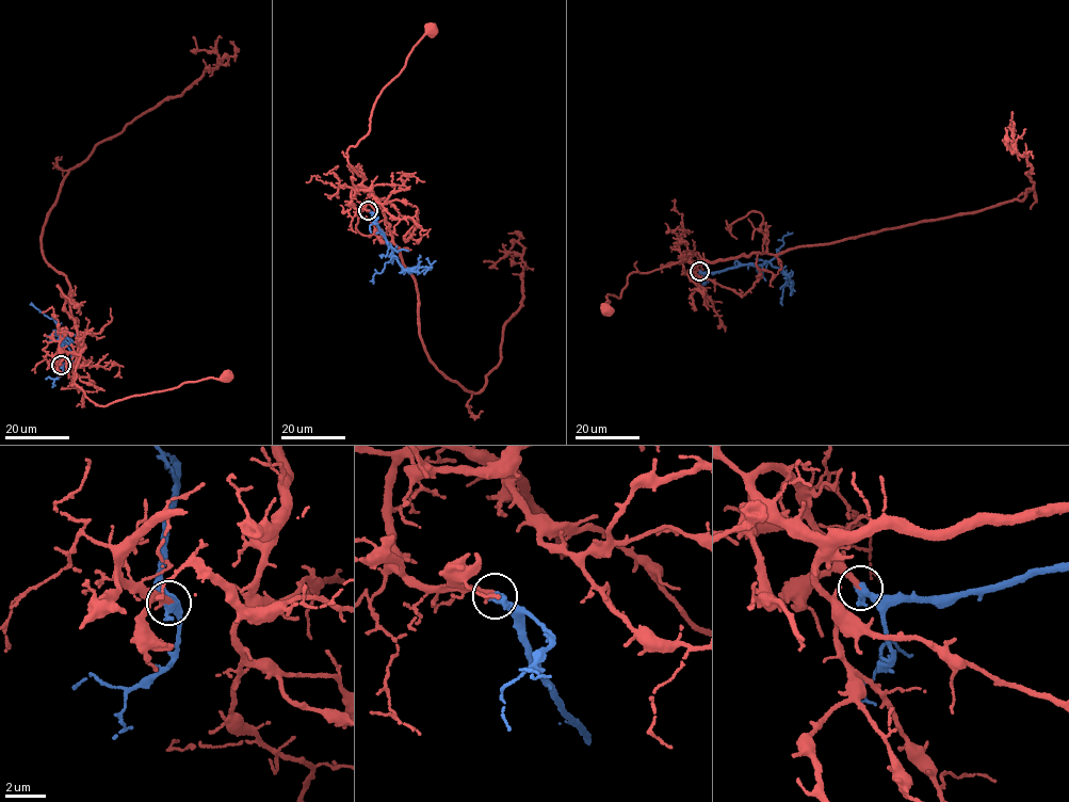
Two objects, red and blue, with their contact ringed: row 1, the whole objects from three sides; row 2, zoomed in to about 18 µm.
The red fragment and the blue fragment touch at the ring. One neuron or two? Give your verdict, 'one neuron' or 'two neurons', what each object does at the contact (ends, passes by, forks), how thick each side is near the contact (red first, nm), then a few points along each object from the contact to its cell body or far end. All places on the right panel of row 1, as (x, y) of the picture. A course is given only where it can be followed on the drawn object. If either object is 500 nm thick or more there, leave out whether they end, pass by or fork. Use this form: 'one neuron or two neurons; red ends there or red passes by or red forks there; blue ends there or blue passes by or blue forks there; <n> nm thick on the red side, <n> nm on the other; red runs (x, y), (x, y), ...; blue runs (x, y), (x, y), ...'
one neuron; red ends there; blue ends there; 360 nm thick on the red side, 480 nm on the other; red runs (699, 271), (685, 252), (680, 260), (647, 273), (629, 273), (620, 295), (605, 297), (608, 309); blue runs (699, 271), (716, 272), (738, 266), (768, 262), (782, 271), (788, 279), (780, 302)

